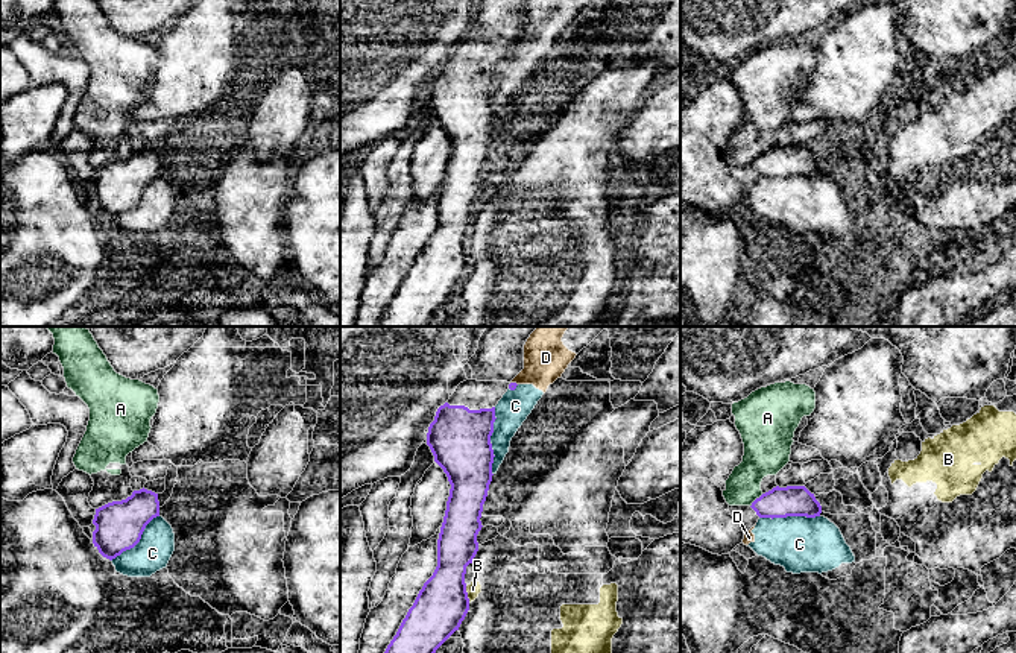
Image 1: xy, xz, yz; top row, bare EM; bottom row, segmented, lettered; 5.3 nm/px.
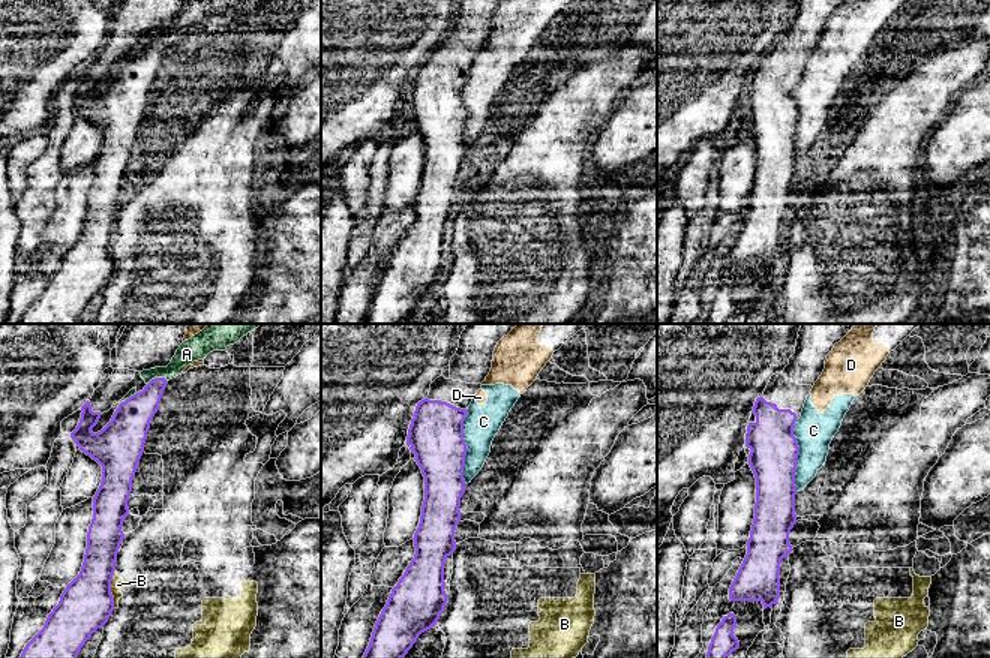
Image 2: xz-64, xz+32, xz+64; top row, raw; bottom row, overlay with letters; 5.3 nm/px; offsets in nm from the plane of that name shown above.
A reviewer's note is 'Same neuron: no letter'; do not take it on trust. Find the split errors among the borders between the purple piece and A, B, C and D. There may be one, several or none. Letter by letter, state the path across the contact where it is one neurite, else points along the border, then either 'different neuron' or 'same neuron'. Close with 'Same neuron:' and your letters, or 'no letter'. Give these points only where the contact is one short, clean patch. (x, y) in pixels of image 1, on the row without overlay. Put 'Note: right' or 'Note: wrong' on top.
Note: right
A: border along yz (763, 154), (750, 166); different neuron
B: different neuron
C: different neuron
D: border along xz (511, 41), (517, 44); different neuron
Same neuron: no letter

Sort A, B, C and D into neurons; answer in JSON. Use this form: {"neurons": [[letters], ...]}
{"neurons": [["A"], ["B"], ["C", "D"]]}

